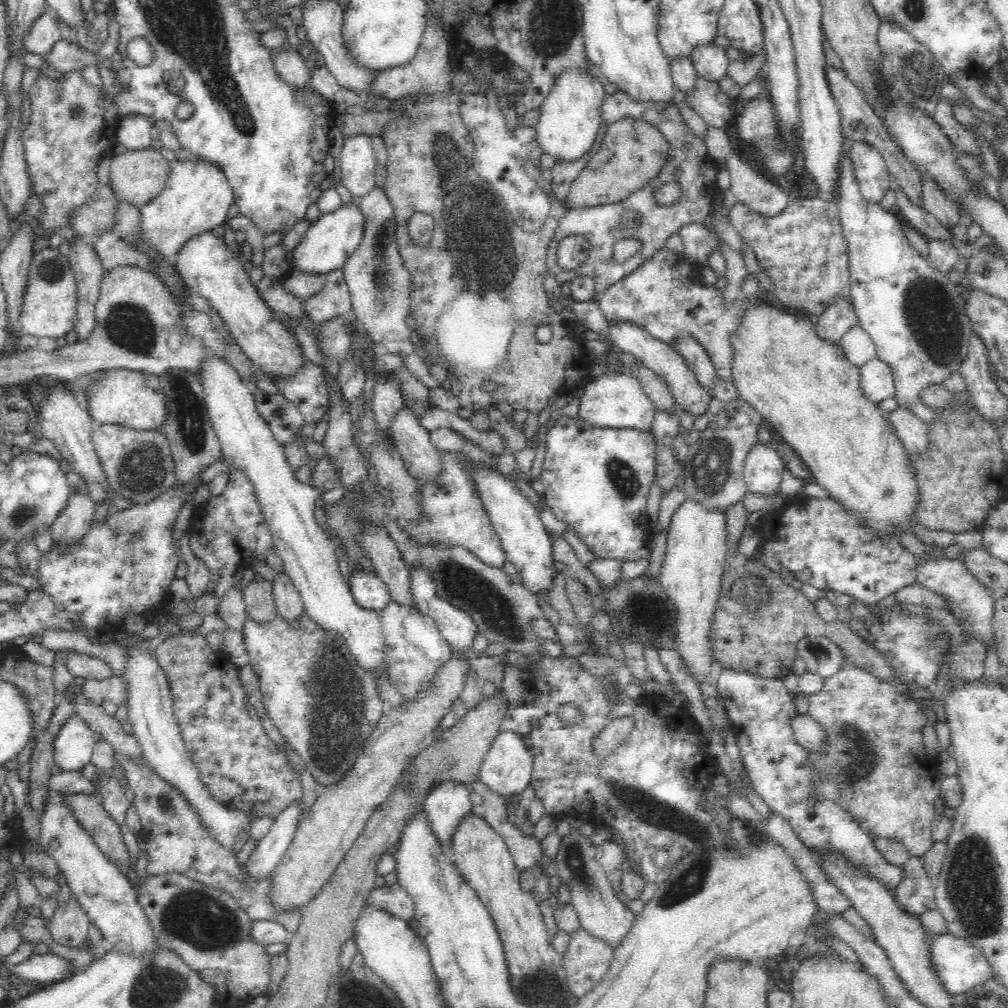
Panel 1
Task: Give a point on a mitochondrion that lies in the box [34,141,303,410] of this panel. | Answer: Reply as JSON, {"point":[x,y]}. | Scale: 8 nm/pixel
{"point":[127,326]}

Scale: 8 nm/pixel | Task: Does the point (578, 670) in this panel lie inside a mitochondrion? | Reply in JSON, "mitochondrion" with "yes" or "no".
{"mitochondrion":"no"}

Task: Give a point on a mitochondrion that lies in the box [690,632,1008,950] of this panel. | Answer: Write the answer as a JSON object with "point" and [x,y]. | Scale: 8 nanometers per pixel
{"point":[971,886]}

